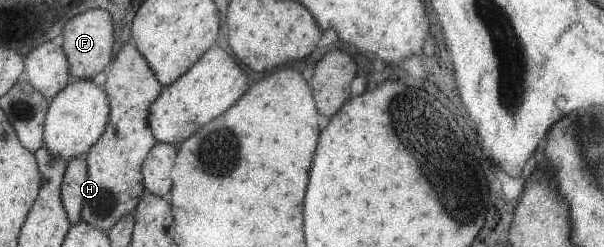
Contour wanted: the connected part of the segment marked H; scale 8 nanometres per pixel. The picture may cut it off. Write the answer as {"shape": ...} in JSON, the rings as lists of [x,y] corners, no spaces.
{"shape":[[[126,41],[105,75],[104,91],[110,106],[105,130],[85,156],[66,161],[60,186],[60,199],[70,226],[81,220],[100,231],[107,231],[122,216],[133,212],[145,193],[140,168],[156,143],[147,124],[148,108],[162,89],[143,55]]]}

